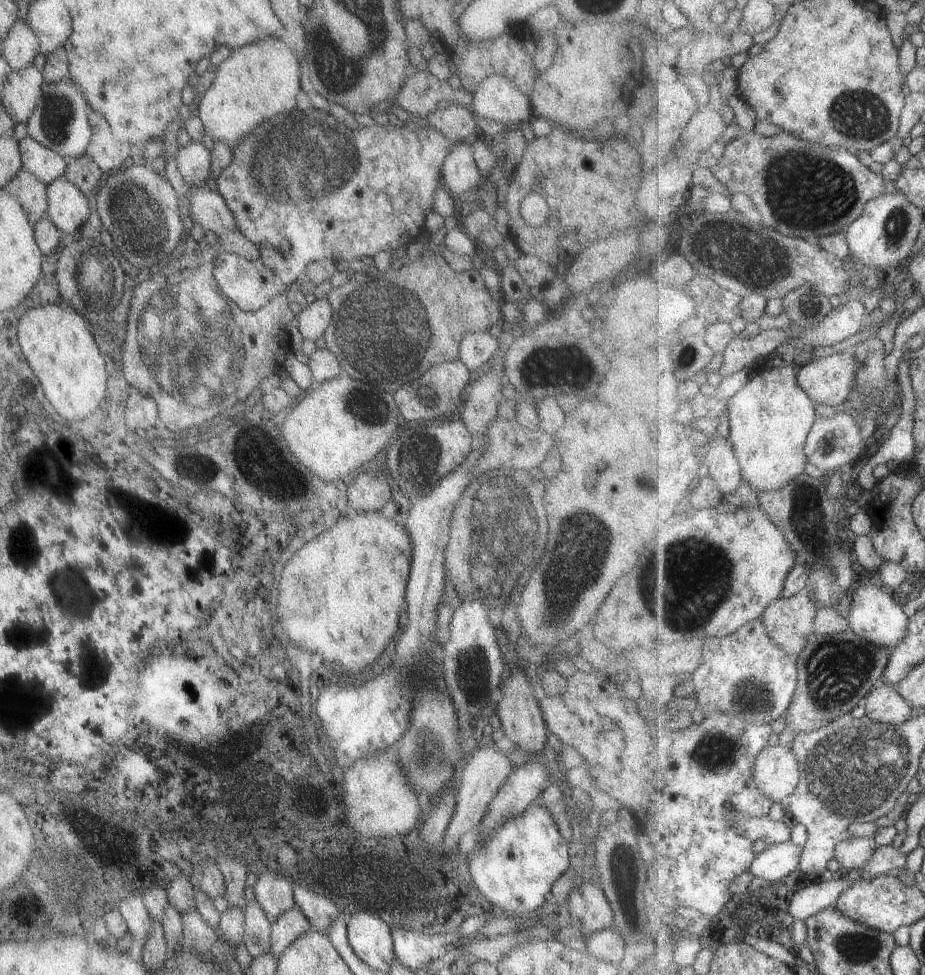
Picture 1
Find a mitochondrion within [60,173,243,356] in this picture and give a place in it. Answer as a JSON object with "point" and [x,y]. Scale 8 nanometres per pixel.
{"point":[137,221]}

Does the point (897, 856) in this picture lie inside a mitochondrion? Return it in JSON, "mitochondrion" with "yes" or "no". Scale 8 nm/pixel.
{"mitochondrion":"no"}

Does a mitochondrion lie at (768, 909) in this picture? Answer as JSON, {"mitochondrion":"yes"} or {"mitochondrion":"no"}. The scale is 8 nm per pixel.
{"mitochondrion":"no"}

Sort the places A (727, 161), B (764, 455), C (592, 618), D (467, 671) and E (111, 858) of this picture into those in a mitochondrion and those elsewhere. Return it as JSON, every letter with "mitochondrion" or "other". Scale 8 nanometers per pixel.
{"A":"other","B":"other","C":"other","D":"mitochondrion","E":"mitochondrion"}

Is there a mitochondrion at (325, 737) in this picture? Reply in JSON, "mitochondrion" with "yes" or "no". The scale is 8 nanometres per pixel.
{"mitochondrion":"no"}

